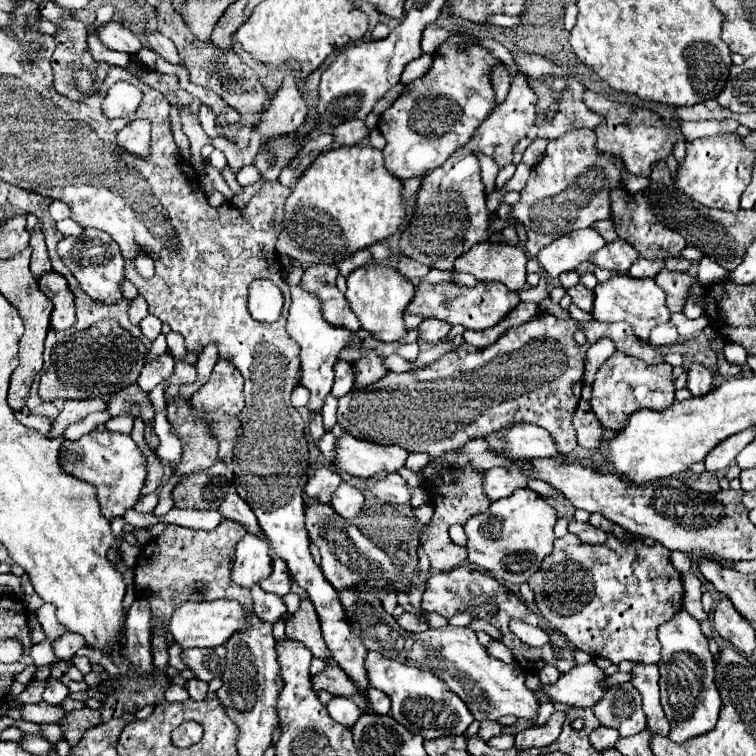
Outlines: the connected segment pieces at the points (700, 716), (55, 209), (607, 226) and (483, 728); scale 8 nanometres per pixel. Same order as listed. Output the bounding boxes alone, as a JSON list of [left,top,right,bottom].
[[658,610,720,744],[50,200,70,220],[592,220,616,242],[477,722,504,741]]

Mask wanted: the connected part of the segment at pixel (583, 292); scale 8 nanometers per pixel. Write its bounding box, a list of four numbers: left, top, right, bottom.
[566,284,594,312]

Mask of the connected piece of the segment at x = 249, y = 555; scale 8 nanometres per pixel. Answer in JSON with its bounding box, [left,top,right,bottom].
[232,536,272,590]

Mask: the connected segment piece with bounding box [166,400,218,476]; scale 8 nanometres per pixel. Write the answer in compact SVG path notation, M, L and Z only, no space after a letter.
M186 400L170 402L166 408L166 418L172 424L176 436L182 440L182 456L178 464L170 464L172 472L180 476L188 476L198 470L206 470L216 462L218 444L210 436L208 426L190 416L190 404Z

